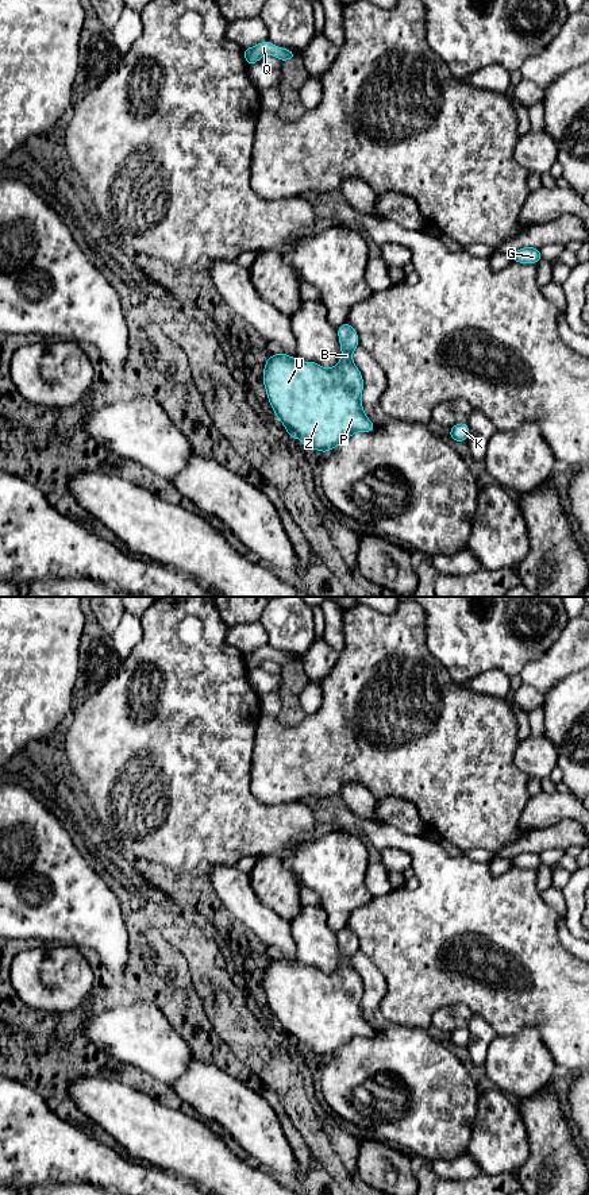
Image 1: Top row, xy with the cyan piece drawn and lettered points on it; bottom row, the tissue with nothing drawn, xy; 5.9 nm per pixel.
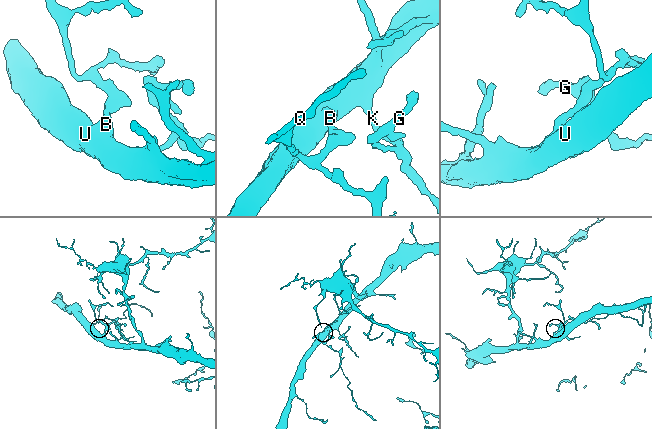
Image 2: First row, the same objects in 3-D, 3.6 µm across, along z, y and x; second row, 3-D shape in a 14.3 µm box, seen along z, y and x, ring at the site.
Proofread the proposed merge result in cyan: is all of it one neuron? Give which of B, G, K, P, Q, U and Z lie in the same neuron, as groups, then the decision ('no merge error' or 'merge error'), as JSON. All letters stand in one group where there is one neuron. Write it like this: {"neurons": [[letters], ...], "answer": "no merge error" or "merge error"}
{"neurons": [["B", "G", "K", "P", "Q", "U", "Z"]], "answer": "no merge error"}

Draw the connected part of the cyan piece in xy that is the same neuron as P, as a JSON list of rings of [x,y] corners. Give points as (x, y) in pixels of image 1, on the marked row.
[[[343,323],[338,328],[338,338],[342,359],[334,367],[326,369],[316,362],[303,362],[280,352],[267,358],[262,375],[267,400],[286,433],[300,439],[305,448],[324,454],[357,432],[372,432],[377,428],[363,412],[363,378],[353,362],[353,351],[359,346],[358,332]]]

